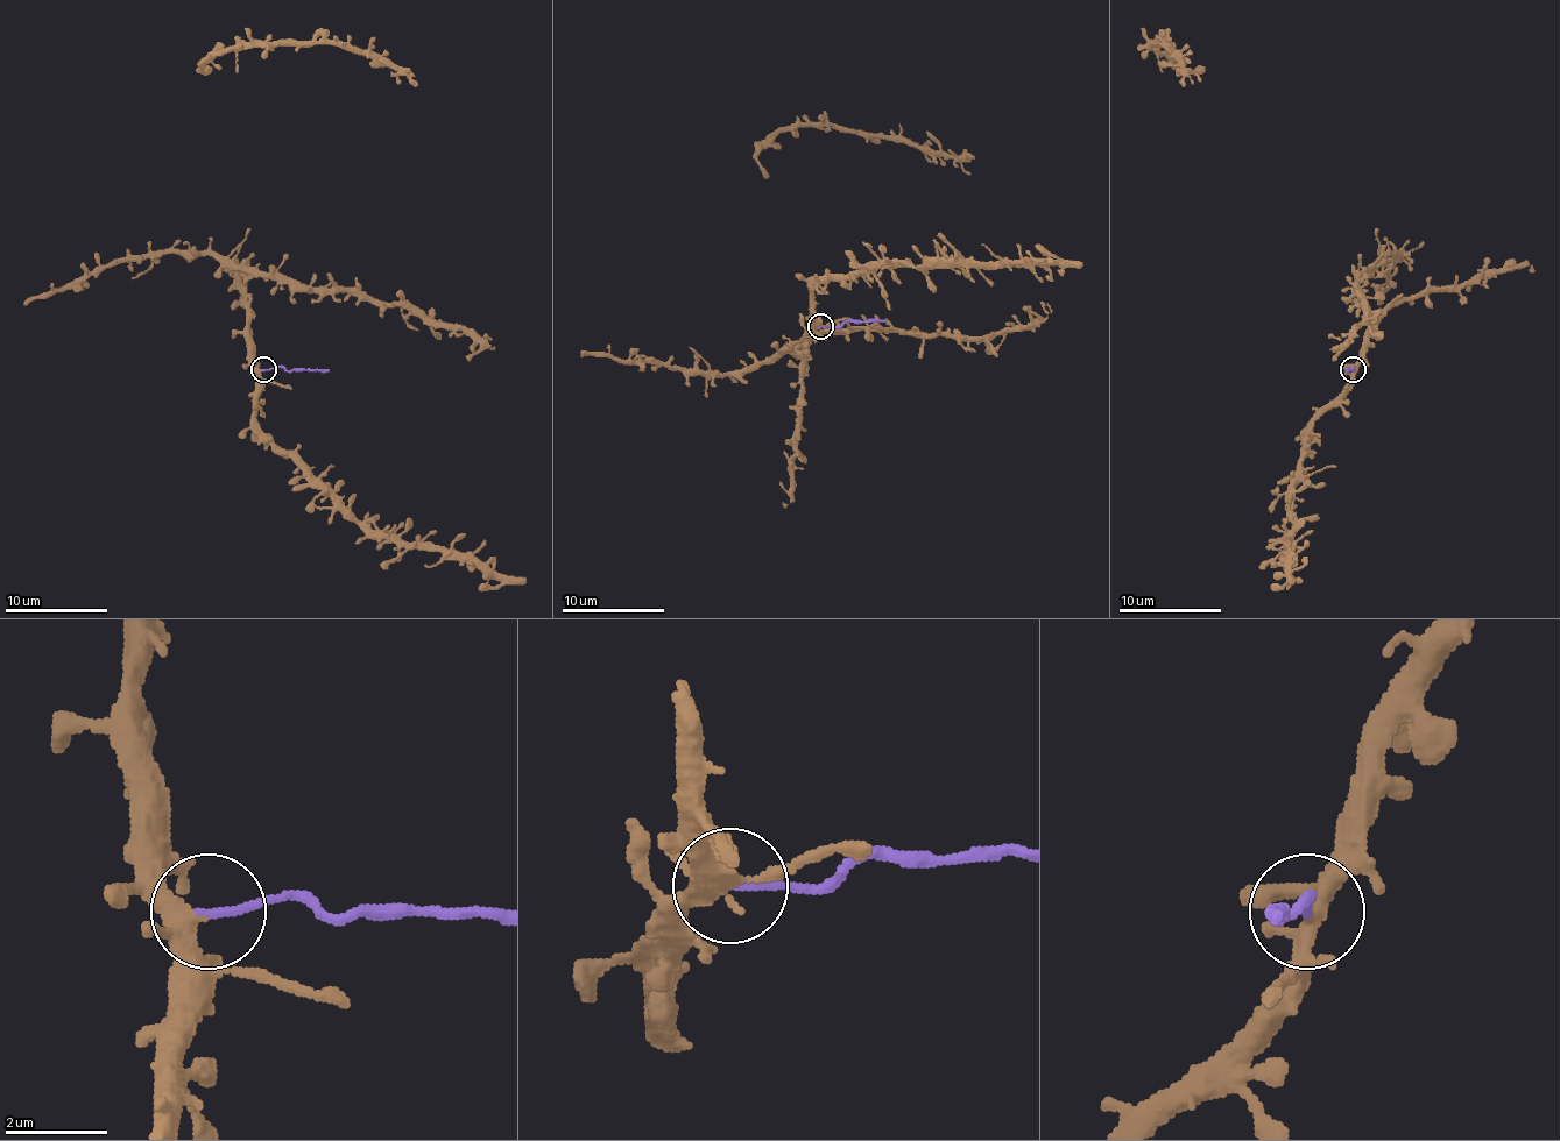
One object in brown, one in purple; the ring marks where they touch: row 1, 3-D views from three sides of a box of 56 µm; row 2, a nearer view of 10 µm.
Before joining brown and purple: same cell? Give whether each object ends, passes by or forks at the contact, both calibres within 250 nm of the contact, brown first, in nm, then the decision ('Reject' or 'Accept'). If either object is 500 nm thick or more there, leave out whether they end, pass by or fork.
At the ring brown forks. At the ring purple ends. Thickness 260 nm (brown) against 150 nm. Reject

